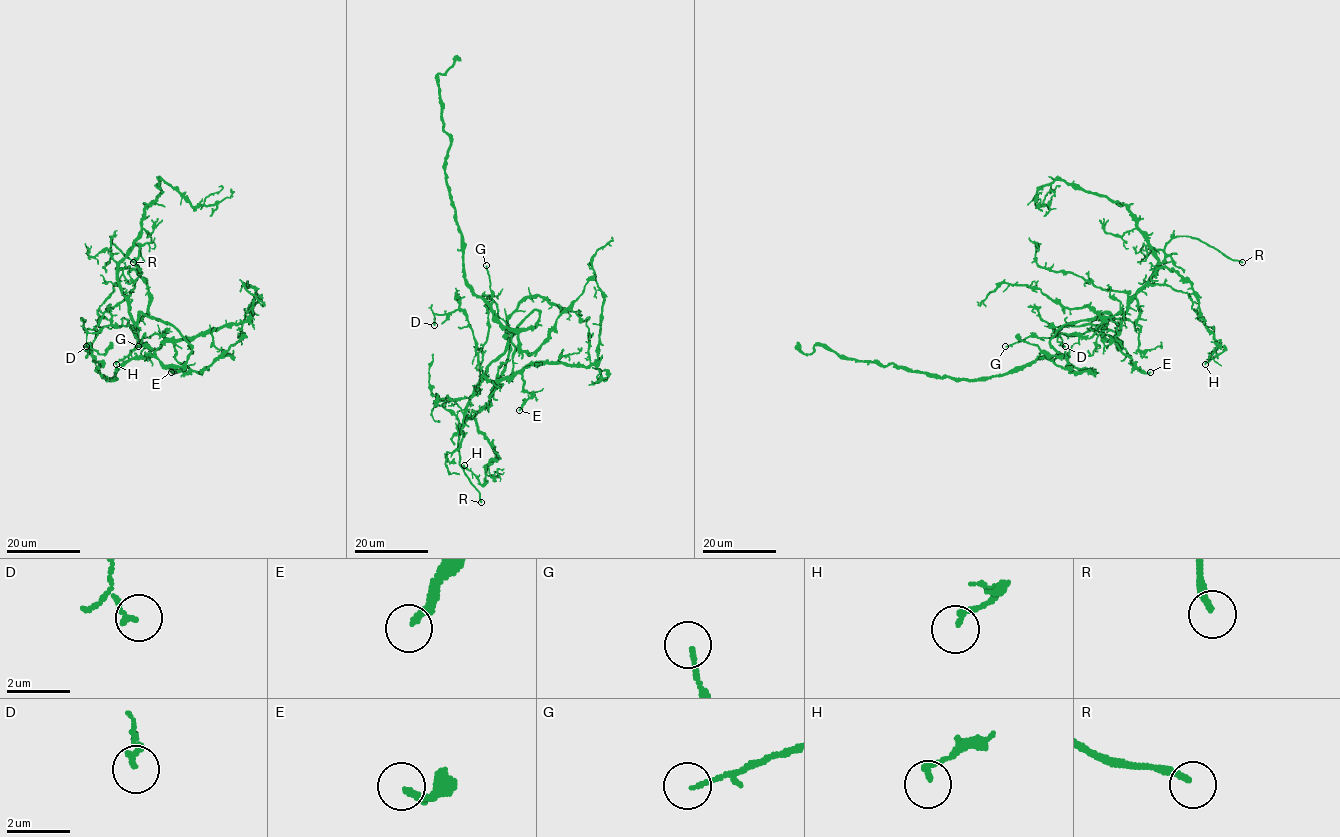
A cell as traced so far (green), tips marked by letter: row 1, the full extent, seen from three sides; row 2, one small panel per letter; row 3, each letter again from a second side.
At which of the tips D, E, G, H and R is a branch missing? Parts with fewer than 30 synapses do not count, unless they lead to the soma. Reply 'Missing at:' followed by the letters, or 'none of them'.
Missing at: R

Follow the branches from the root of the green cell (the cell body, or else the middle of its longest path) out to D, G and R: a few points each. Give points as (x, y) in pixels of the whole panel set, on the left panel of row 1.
D: (173, 326), (140, 313), (134, 331), (128, 324), (104, 326), (96, 332), (86, 332), (86, 346)
G: (173, 326), (140, 313), (135, 334), (144, 345), (157, 349), (167, 330), (162, 335), (143, 336), (138, 346)
R: (173, 326), (141, 313), (136, 322), (131, 318), (110, 236), (133, 262)

